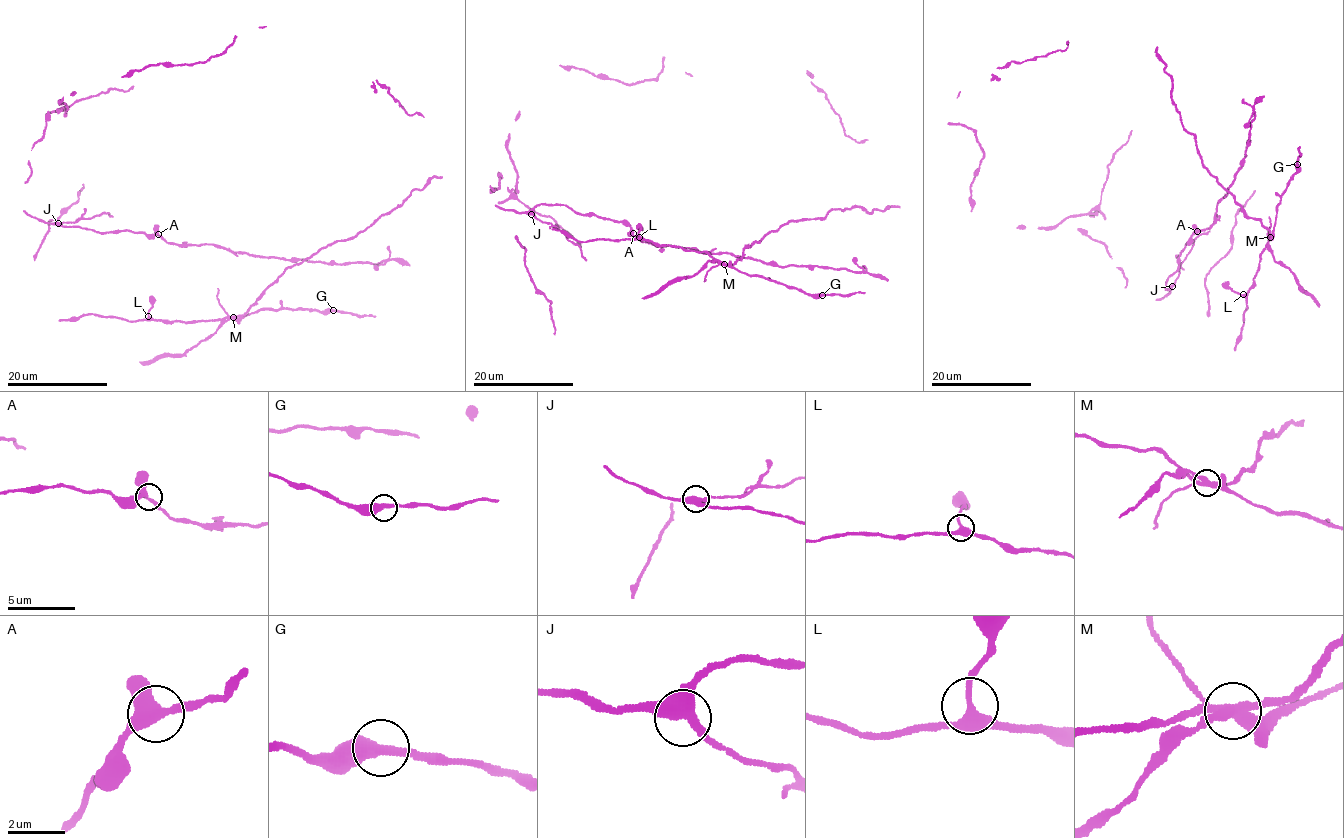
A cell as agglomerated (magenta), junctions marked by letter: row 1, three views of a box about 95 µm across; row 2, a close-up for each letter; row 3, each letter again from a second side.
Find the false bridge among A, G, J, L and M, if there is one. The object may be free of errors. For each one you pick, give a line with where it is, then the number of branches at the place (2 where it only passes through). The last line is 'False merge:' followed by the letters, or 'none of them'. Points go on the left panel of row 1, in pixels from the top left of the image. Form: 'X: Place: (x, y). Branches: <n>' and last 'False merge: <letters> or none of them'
M: Place: (233, 317). Branches: 4
False merge: M

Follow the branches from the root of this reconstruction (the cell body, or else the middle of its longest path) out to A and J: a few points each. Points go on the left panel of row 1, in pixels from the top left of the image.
A: (131, 232), (158, 234)
J: (131, 232), (97, 232), (58, 223)

